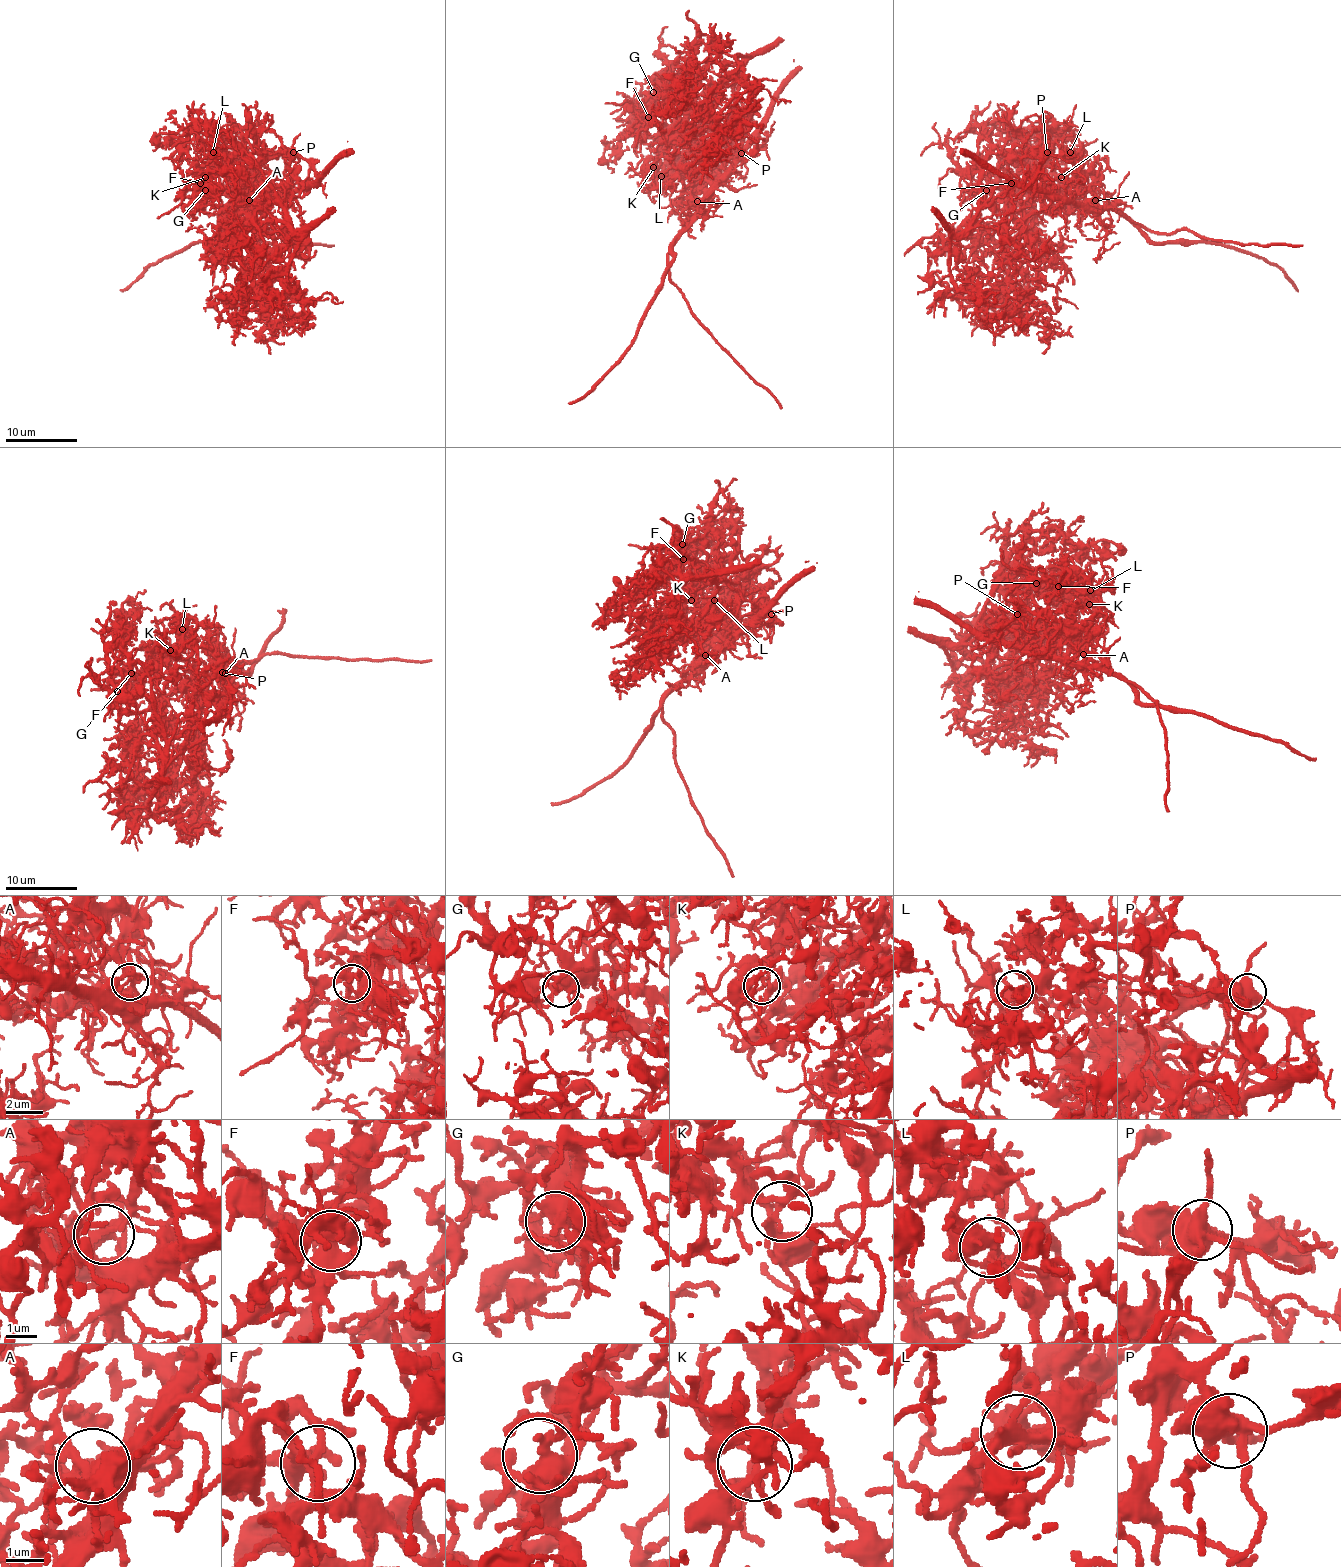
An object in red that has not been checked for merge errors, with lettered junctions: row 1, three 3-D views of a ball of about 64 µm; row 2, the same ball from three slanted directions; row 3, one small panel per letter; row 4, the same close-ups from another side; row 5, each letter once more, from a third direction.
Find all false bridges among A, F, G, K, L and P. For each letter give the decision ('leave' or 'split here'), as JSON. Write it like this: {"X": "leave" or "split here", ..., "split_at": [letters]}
{"A": "split here", "F": "leave", "G": "leave", "K": "leave", "L": "leave", "P": "leave", "split_at": ["A"]}

